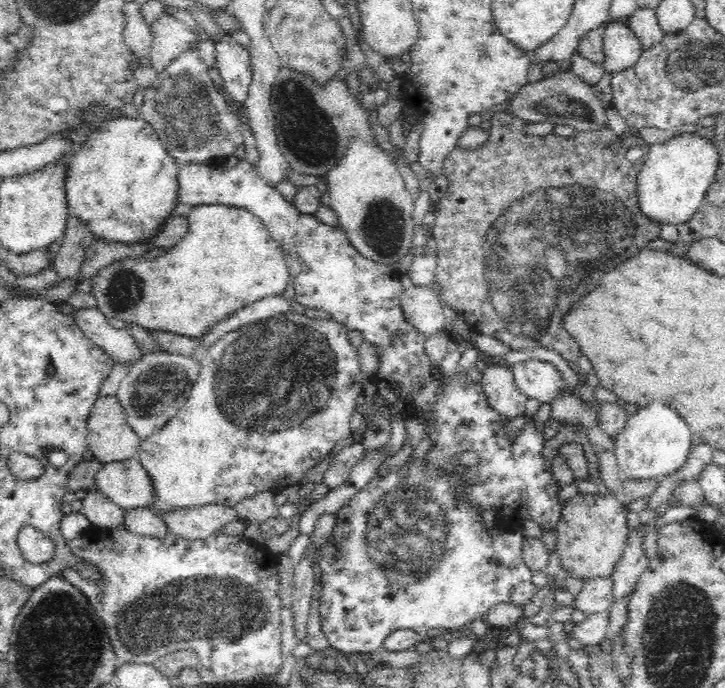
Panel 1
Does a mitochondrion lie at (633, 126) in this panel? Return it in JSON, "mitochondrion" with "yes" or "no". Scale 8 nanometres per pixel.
{"mitochondrion":"no"}

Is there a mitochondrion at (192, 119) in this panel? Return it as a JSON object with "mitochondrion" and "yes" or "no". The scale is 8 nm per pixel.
{"mitochondrion":"yes"}

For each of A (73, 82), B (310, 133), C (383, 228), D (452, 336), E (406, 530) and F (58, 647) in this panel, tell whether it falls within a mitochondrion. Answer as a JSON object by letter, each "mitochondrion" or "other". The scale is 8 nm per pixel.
{"A":"other","B":"mitochondrion","C":"mitochondrion","D":"other","E":"mitochondrion","F":"mitochondrion"}

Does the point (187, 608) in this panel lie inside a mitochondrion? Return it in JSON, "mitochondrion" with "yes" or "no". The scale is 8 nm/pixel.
{"mitochondrion":"yes"}

